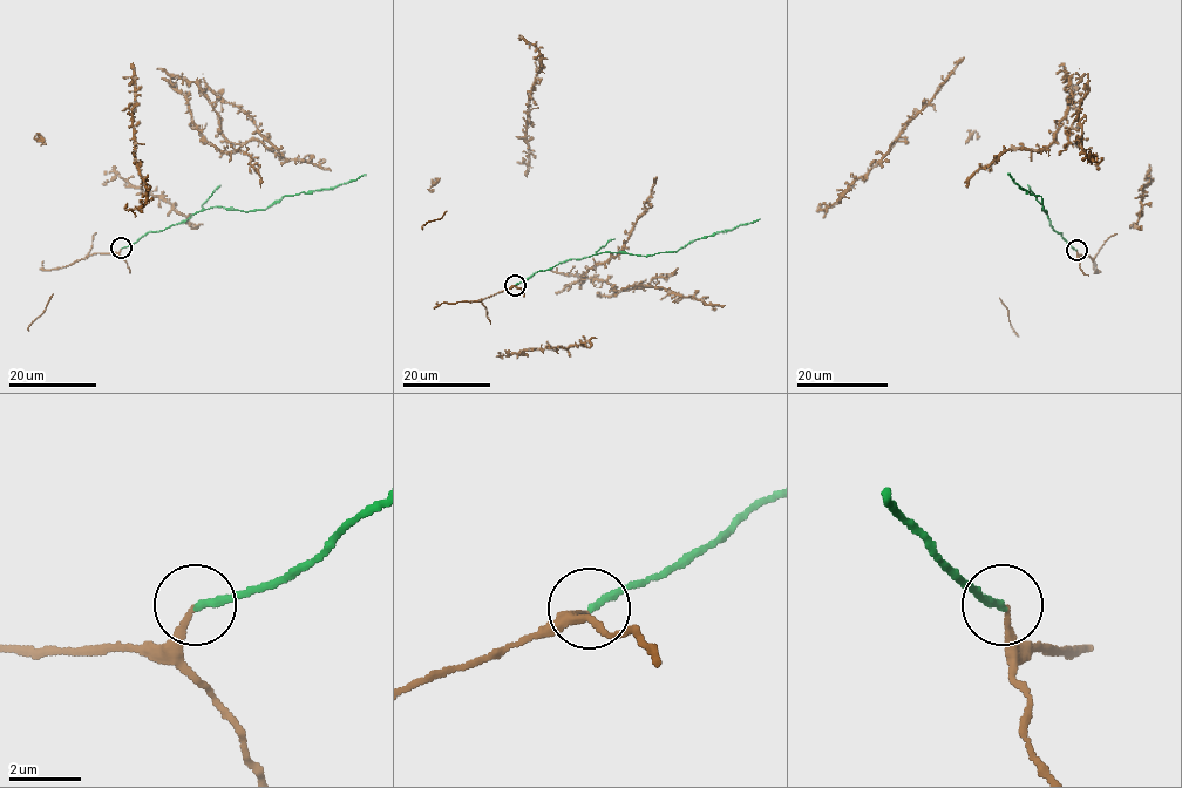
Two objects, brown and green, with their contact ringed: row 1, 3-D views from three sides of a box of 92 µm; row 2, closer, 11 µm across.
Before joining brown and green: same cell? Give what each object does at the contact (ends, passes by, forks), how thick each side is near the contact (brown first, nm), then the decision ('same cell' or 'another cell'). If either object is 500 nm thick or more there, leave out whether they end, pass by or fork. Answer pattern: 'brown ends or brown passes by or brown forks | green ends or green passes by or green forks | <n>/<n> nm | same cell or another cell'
brown ends | green ends | 160/200 nm | same cell

